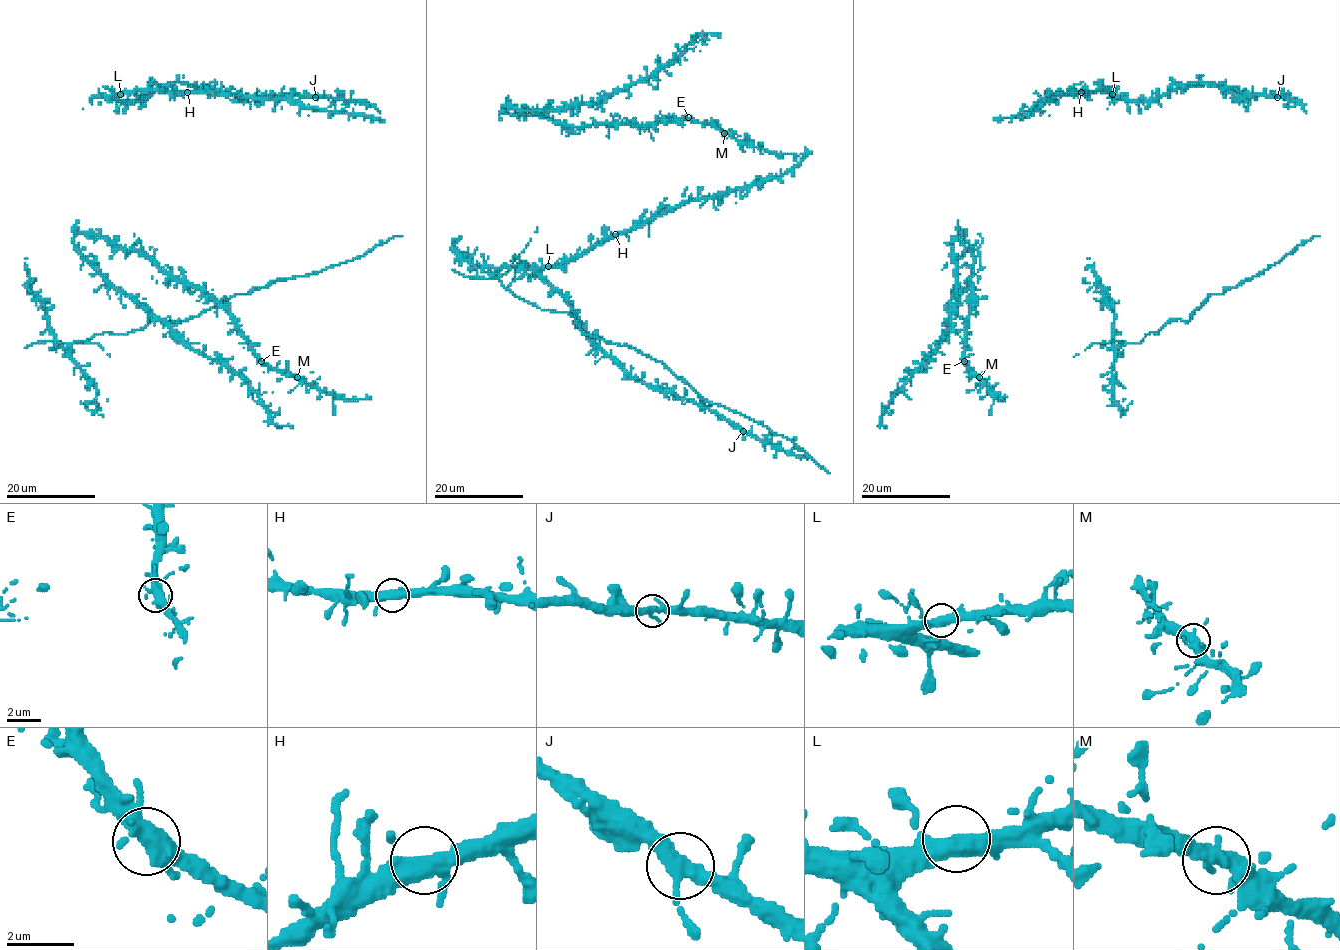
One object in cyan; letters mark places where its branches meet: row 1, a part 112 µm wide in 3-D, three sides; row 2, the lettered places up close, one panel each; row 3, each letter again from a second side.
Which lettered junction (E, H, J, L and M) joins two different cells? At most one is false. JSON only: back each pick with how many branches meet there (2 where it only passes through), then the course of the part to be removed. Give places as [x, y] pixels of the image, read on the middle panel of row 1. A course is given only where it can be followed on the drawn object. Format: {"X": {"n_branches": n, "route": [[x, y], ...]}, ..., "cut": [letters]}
{"cut": []}

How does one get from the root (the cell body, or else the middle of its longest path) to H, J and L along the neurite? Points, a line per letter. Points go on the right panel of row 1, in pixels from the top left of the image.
H: (1236, 92), (1203, 82), (1191, 82), (1140, 101), (1123, 100), (1110, 91), (1081, 92)
J: (1236, 92), (1239, 96), (1277, 97)
L: (1236, 92), (1228, 88), (1191, 82), (1140, 101), (1123, 100), (1112, 94)

